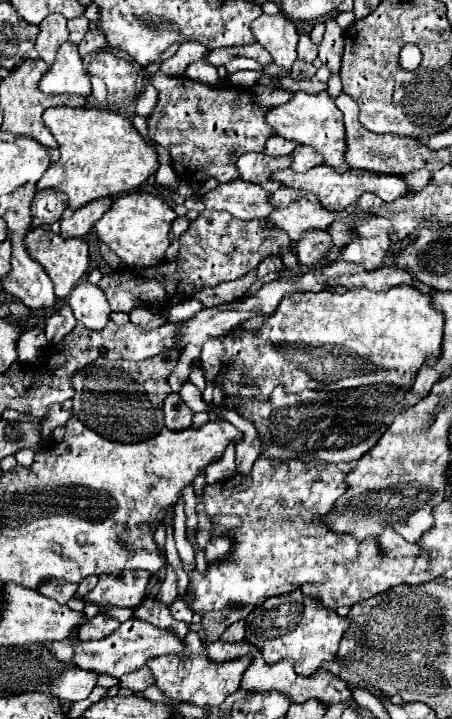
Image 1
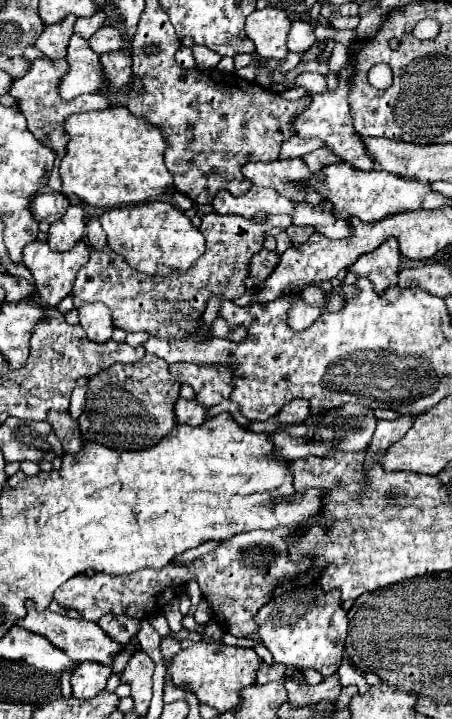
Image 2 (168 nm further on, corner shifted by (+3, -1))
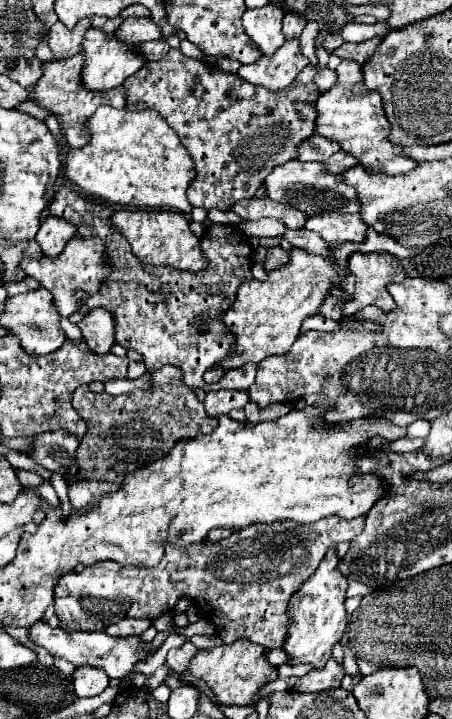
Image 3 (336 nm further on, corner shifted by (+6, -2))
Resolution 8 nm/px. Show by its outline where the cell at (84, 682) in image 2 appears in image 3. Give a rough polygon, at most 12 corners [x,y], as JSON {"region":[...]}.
{"region":[[79,666],[73,674],[75,694],[97,696],[109,686],[103,670]]}

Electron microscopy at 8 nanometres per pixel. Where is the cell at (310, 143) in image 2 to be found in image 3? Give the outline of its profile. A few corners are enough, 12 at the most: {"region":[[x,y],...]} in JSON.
{"region":[[309,136],[297,146],[299,160],[325,162],[339,144]]}

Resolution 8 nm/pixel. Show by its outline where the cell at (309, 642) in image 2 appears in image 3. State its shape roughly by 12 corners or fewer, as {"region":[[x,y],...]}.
{"region":[[329,548],[289,600],[287,664],[321,670],[347,626]]}

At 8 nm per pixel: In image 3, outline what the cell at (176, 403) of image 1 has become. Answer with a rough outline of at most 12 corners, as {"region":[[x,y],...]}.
{"region":[[243,390],[207,392],[205,410],[211,418],[229,414],[249,402]]}

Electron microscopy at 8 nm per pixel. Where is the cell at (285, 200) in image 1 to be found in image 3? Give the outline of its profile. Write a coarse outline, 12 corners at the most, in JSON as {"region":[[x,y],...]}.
{"region":[[315,214],[305,228],[327,244],[361,242],[359,214]]}

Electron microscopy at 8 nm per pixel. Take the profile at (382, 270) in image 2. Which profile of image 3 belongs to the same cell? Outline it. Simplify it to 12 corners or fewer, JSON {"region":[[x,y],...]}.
{"region":[[351,254],[355,294],[343,308],[351,316],[373,304],[393,310],[389,282],[405,272],[391,254]]}

